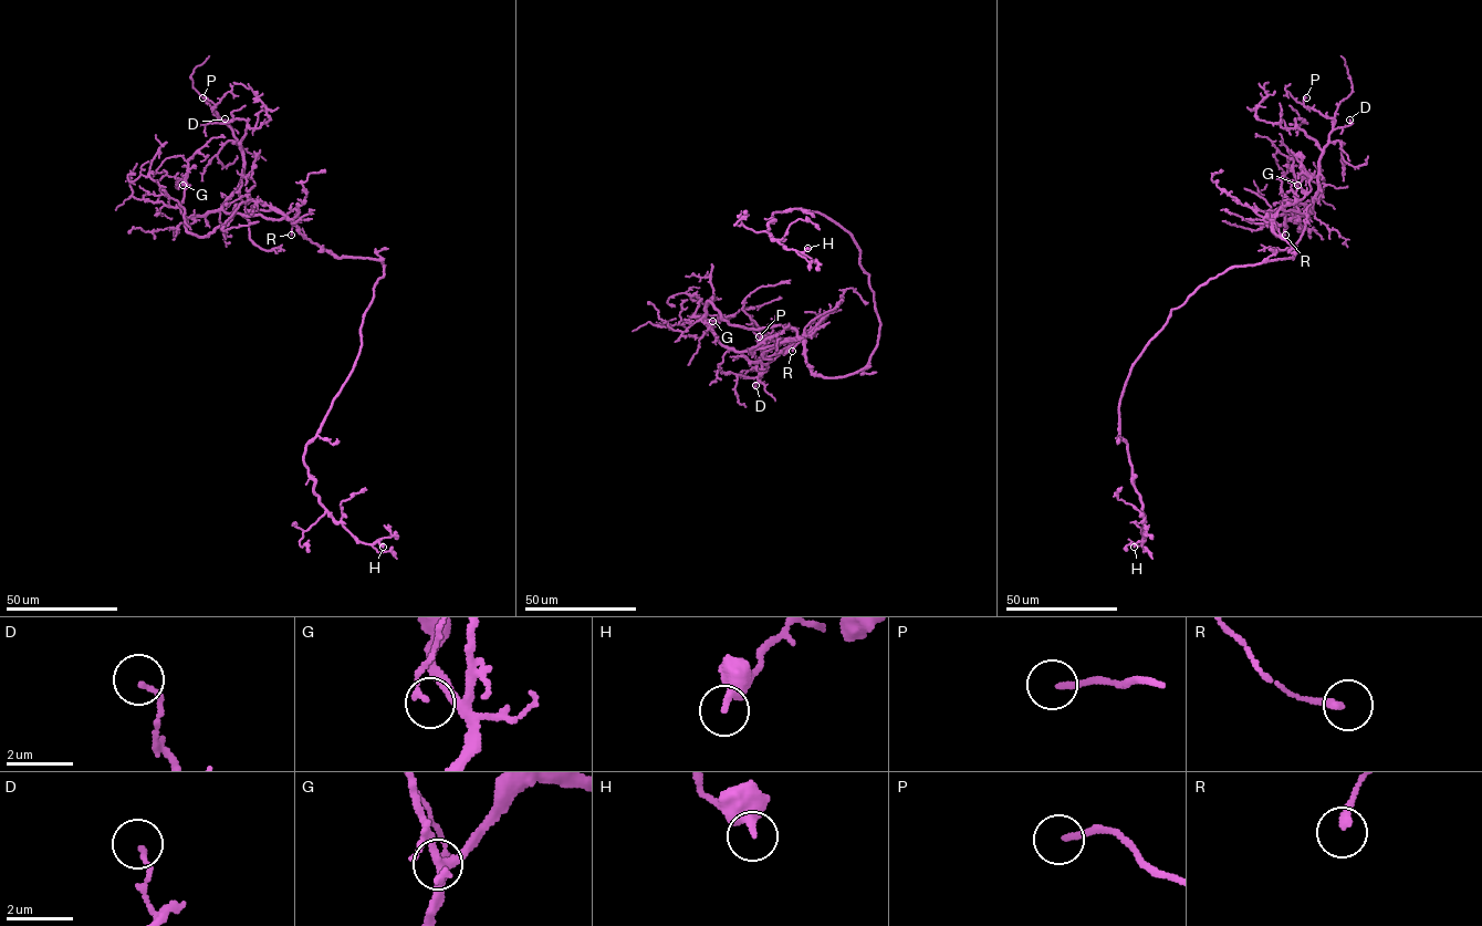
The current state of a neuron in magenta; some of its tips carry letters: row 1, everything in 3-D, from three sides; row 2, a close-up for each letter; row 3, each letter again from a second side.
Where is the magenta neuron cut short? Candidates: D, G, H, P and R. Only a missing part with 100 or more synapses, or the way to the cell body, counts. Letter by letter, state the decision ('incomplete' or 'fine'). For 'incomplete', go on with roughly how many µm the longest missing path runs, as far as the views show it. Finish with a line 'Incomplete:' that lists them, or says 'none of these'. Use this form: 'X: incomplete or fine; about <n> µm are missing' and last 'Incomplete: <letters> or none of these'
D: fine
G: fine
H: fine
P: fine
R: fine
Incomplete: none of these

